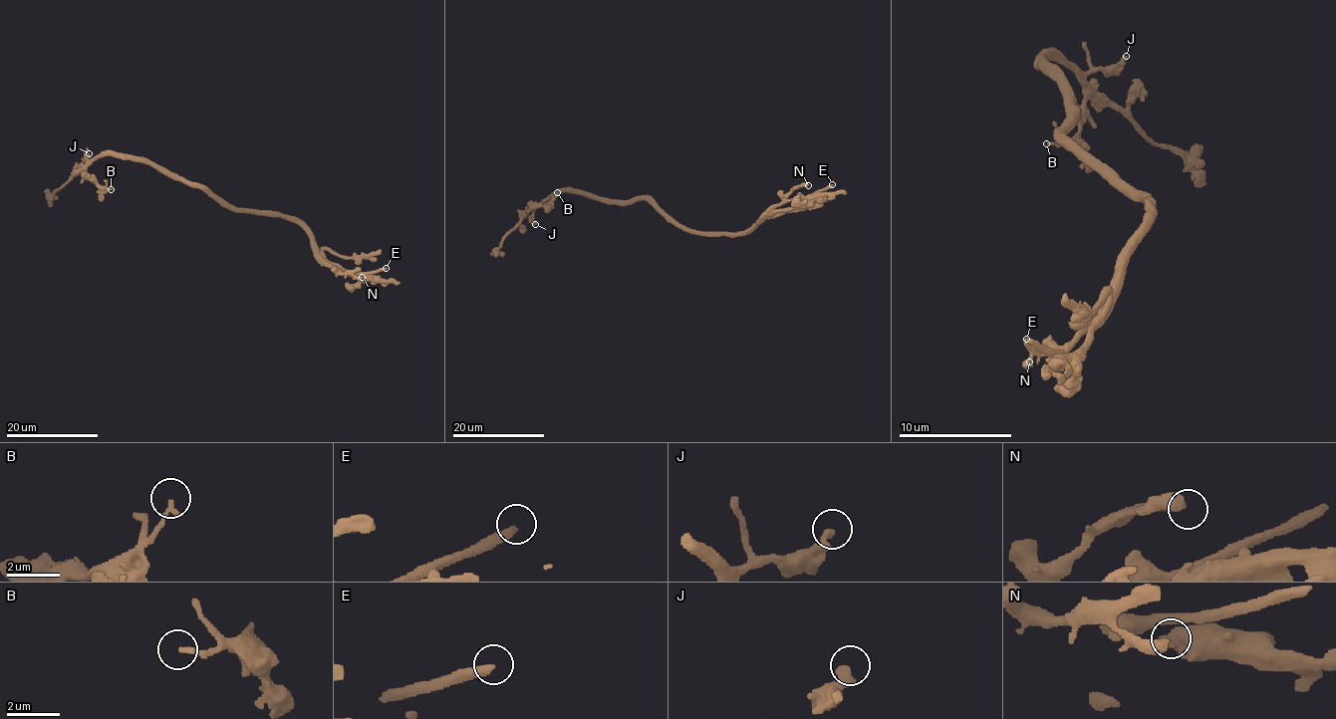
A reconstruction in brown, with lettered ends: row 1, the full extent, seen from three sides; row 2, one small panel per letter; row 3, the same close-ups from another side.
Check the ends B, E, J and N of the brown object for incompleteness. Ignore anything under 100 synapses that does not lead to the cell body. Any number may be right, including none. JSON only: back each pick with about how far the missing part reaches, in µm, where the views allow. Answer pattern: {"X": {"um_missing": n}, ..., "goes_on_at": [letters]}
{"E": {"um_missing": 30}, "goes_on_at": ["E"]}

